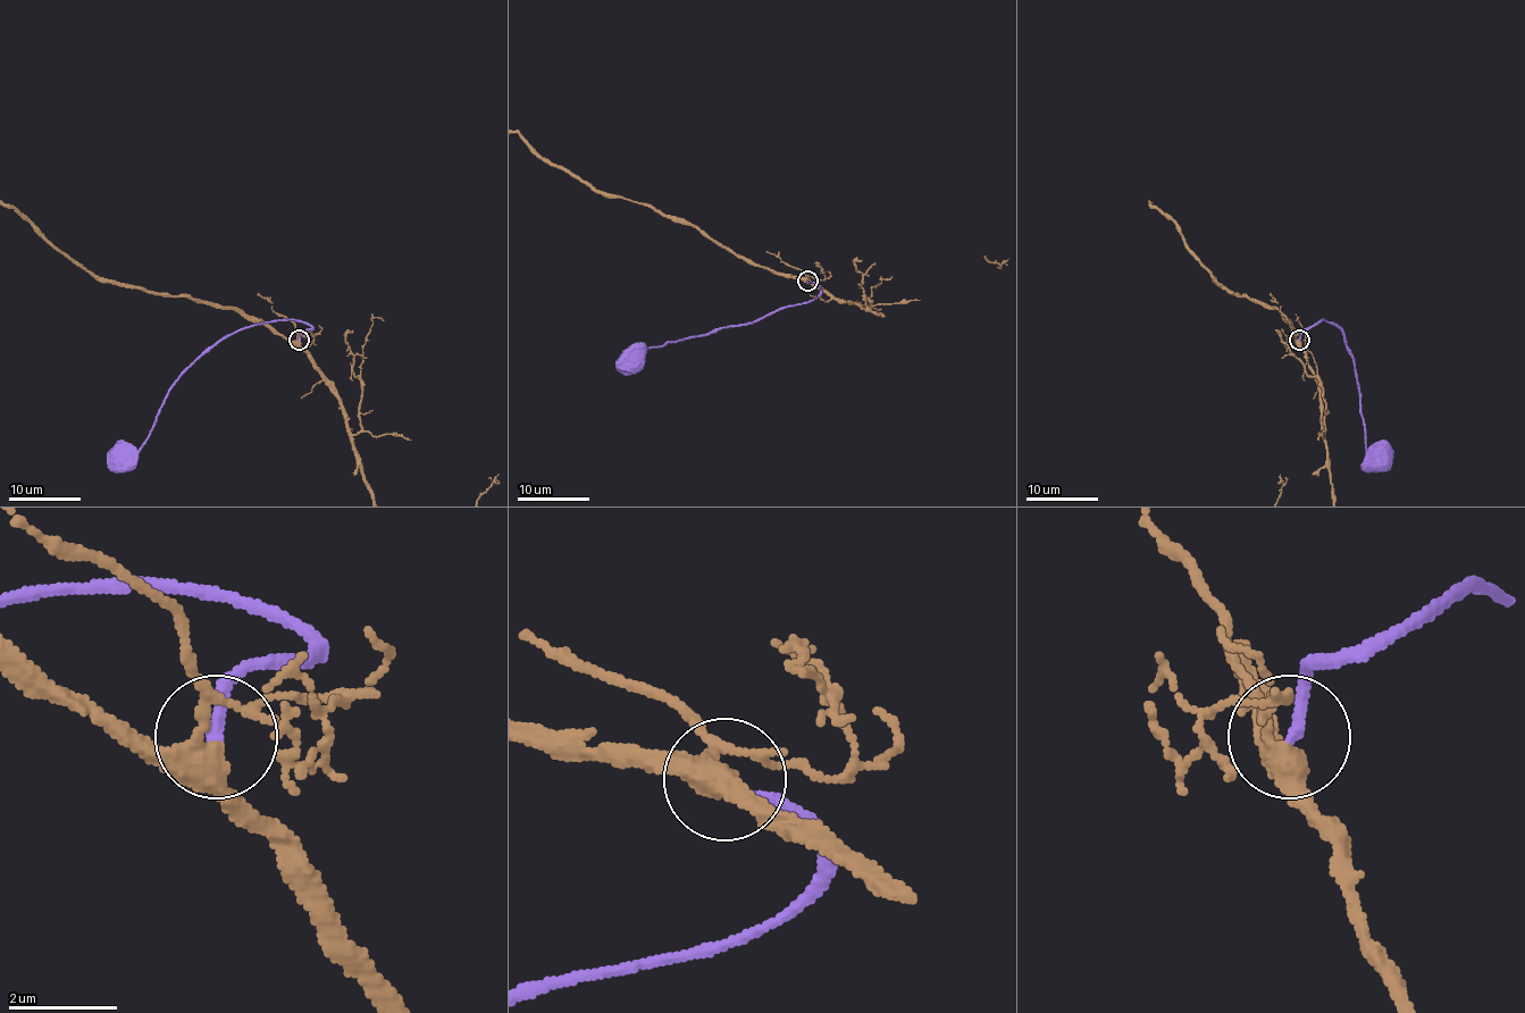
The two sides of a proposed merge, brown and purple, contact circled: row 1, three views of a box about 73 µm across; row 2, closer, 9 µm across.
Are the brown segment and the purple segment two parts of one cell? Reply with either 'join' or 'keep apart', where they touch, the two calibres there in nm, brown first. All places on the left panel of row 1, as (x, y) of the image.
join; place (299, 340); calibres 360 and 200 nm

